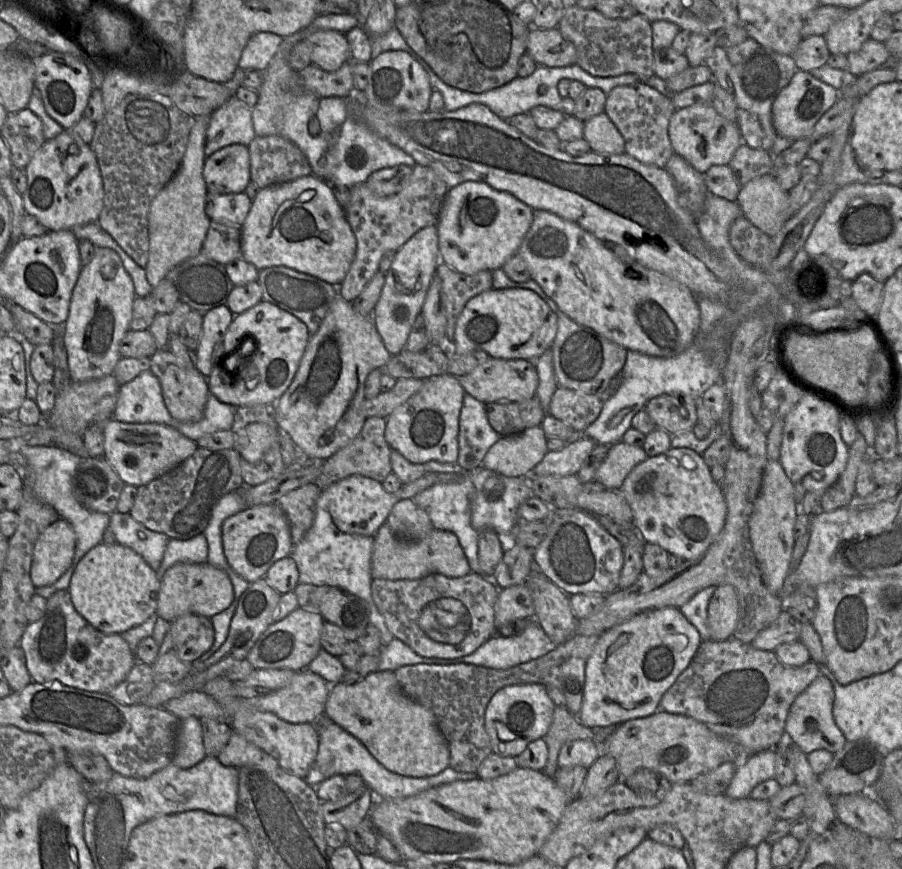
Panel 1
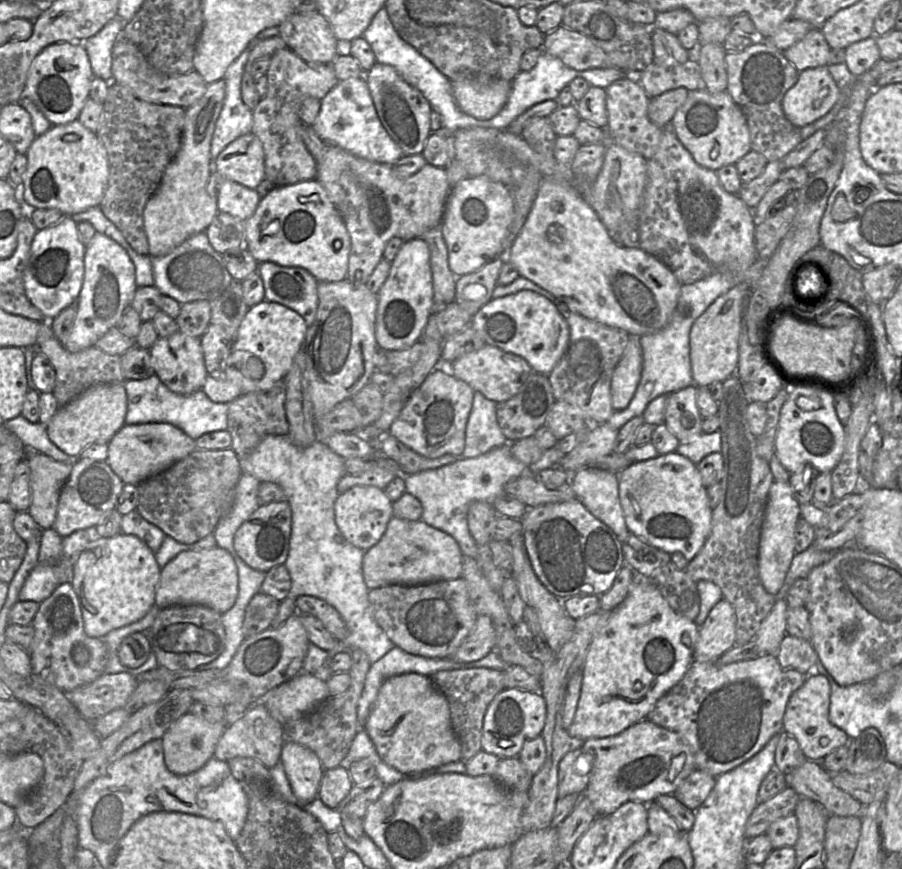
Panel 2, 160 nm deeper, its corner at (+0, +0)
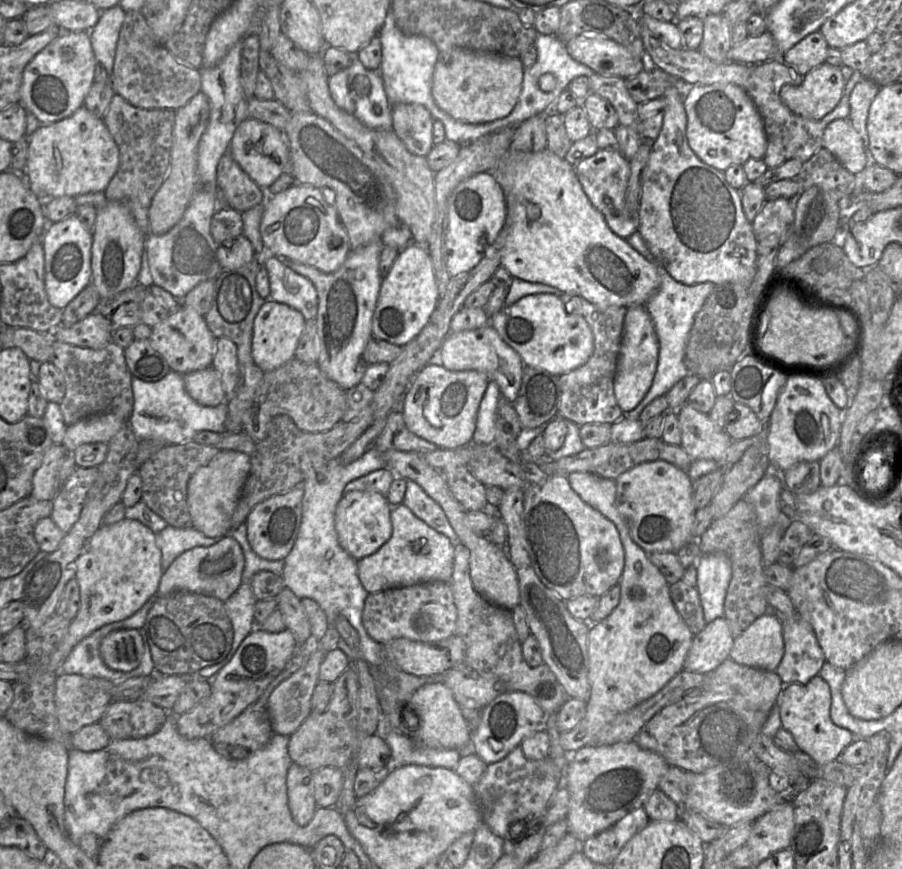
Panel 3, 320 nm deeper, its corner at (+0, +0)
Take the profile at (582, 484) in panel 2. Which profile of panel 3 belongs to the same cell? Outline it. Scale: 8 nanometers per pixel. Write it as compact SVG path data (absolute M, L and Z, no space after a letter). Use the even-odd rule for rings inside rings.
M572 472L567 480L585 503L614 523L624 550L624 566L618 582L619 602L605 618L591 623L588 629L590 695L585 703L585 714L573 728L560 733L561 747L573 753L591 745L605 724L654 695L680 672L693 634L671 601L666 579L651 563L648 553L632 540L615 505L615 480L589 472Z

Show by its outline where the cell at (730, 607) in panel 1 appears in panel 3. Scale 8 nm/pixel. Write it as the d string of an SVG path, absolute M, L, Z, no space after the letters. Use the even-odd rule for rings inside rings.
M723 616L718 617L693 635L683 669L707 674L729 656L732 645L729 624Z

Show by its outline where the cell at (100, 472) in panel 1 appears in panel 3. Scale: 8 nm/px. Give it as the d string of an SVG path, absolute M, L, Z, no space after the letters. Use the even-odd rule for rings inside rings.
M76 467L53 499L50 518L65 534L80 518L87 494L97 476L97 467Z

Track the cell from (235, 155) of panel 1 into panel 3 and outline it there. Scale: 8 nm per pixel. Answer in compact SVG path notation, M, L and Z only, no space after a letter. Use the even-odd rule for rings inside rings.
M249 117L238 126L230 142L229 152L261 188L269 188L284 172L289 170L290 148L286 133L257 119Z

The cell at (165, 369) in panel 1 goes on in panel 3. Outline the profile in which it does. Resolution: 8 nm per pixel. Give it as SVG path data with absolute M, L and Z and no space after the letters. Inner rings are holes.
M180 306L152 329L150 345L166 360L171 371L183 375L208 368L212 365L217 349L217 338L209 330L204 316L192 308Z

